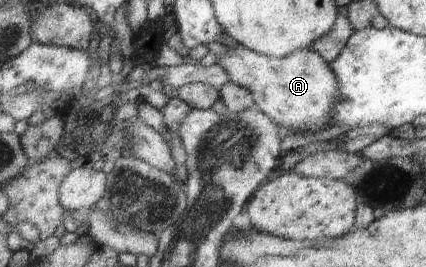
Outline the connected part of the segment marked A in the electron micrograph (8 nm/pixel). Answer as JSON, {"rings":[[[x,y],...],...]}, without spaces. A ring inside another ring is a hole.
{"rings":[[[230,42],[227,48],[227,54],[216,57],[216,64],[226,70],[232,81],[252,91],[258,109],[280,126],[299,133],[306,130],[315,132],[332,126],[329,113],[339,104],[340,87],[329,62],[317,51],[311,47],[300,48],[283,58],[275,58],[242,44],[234,46]]]}

